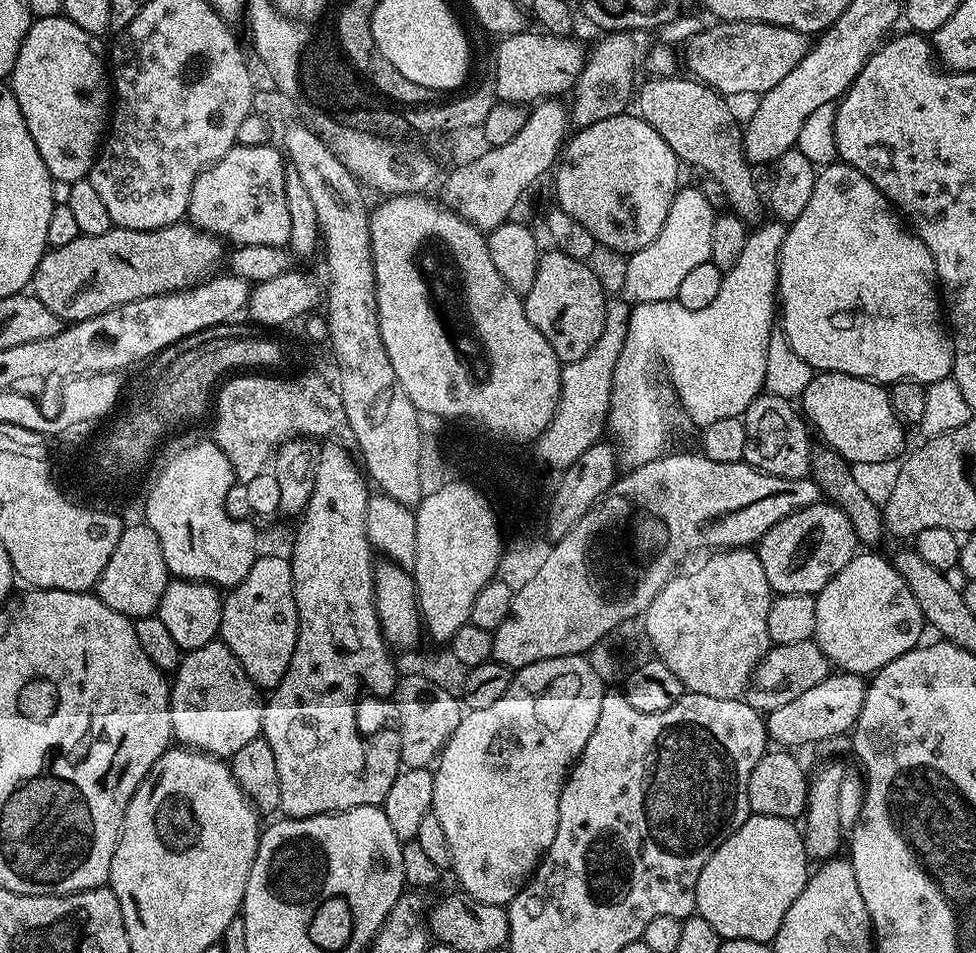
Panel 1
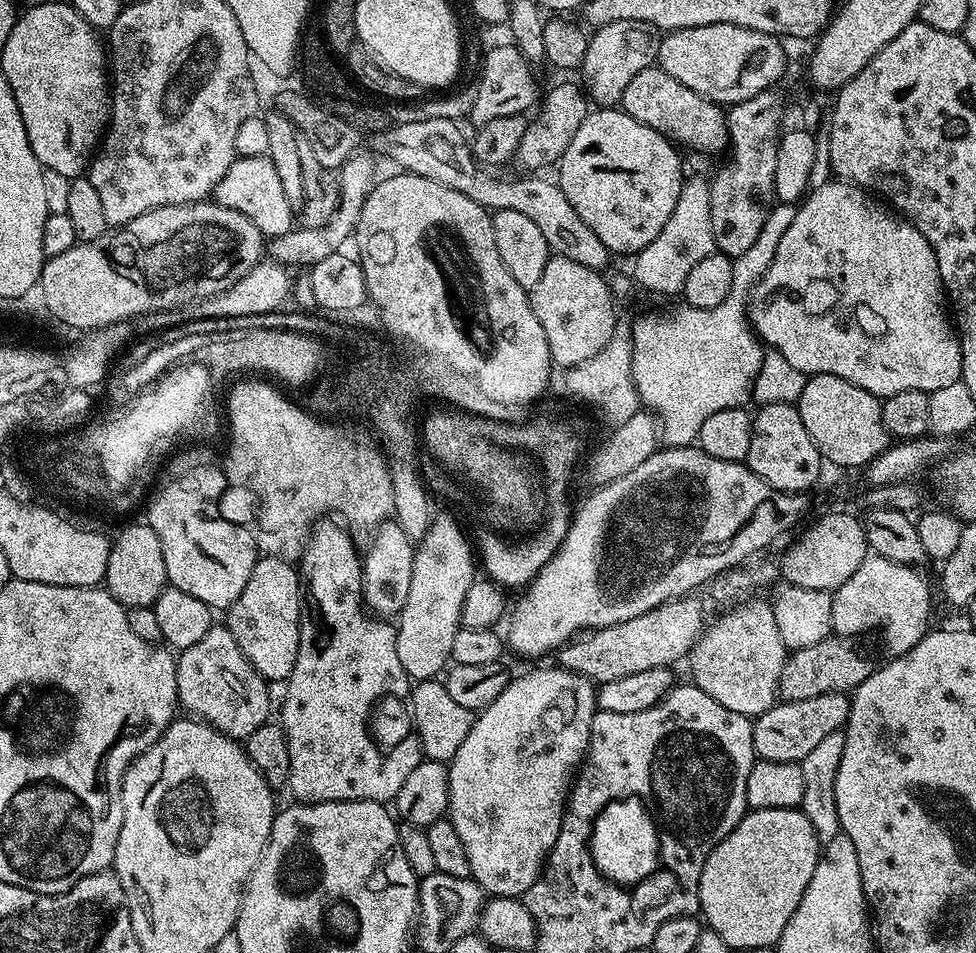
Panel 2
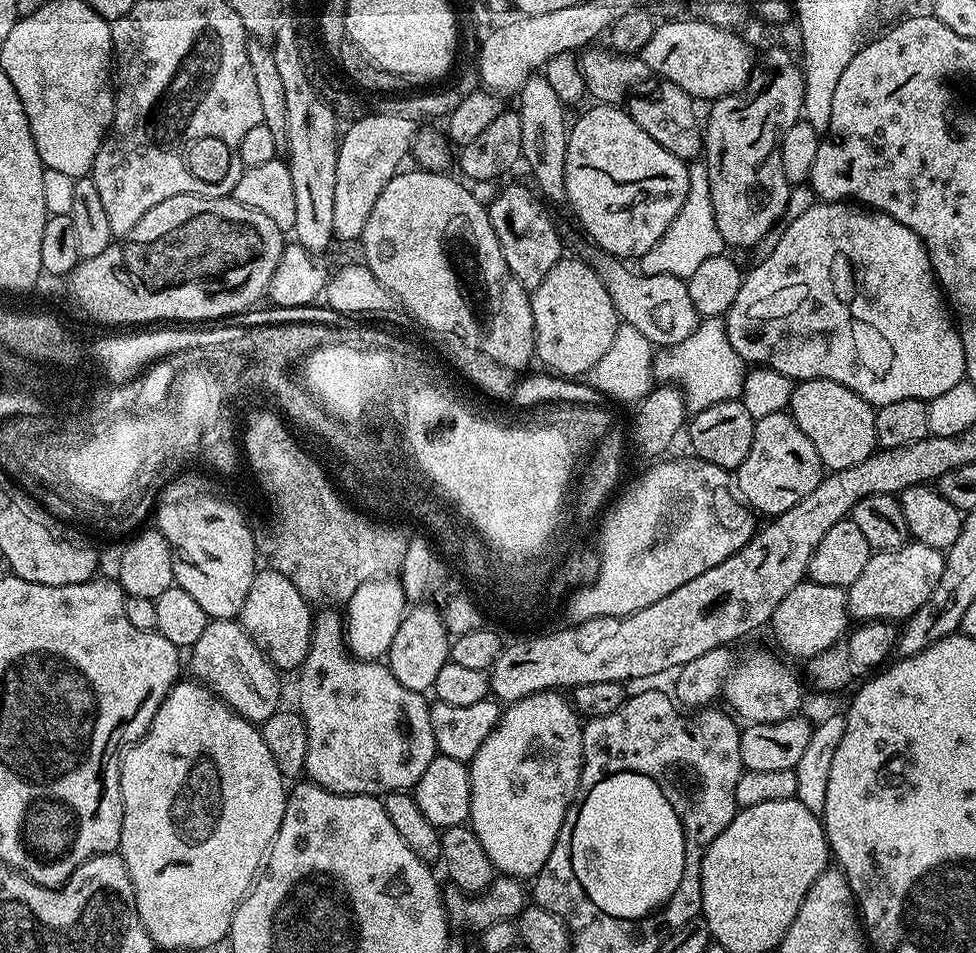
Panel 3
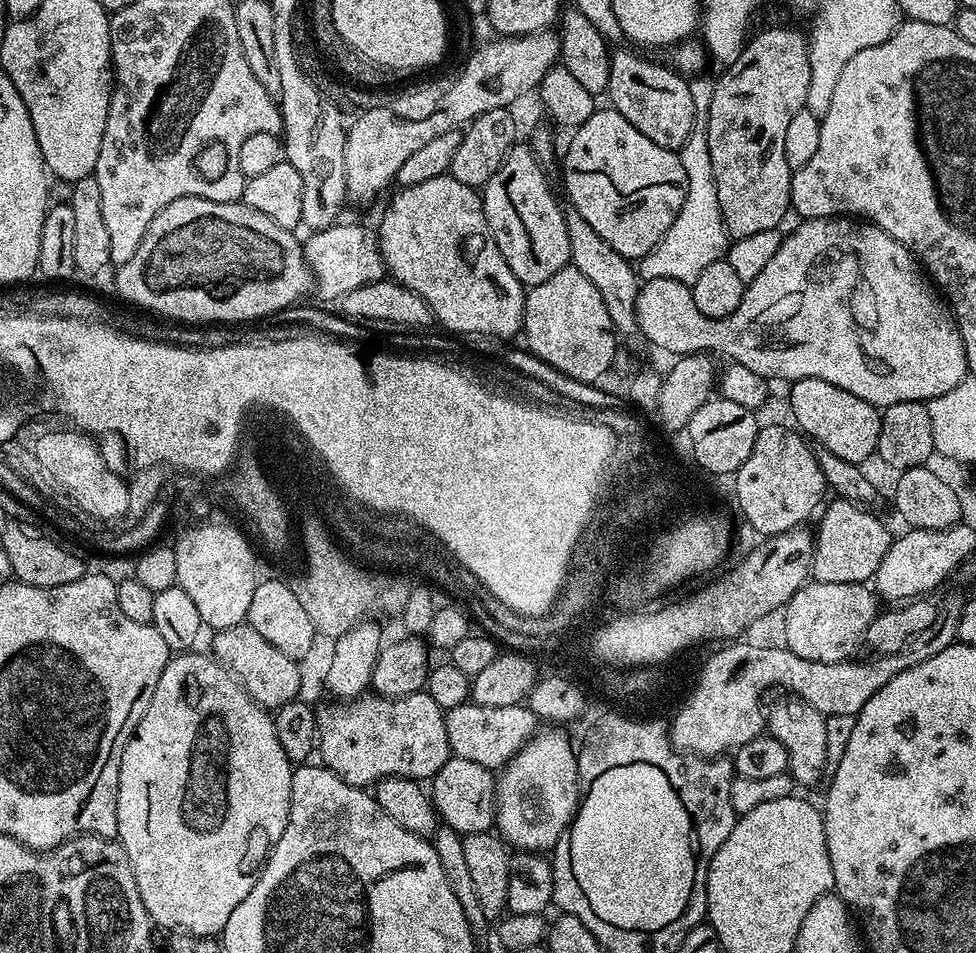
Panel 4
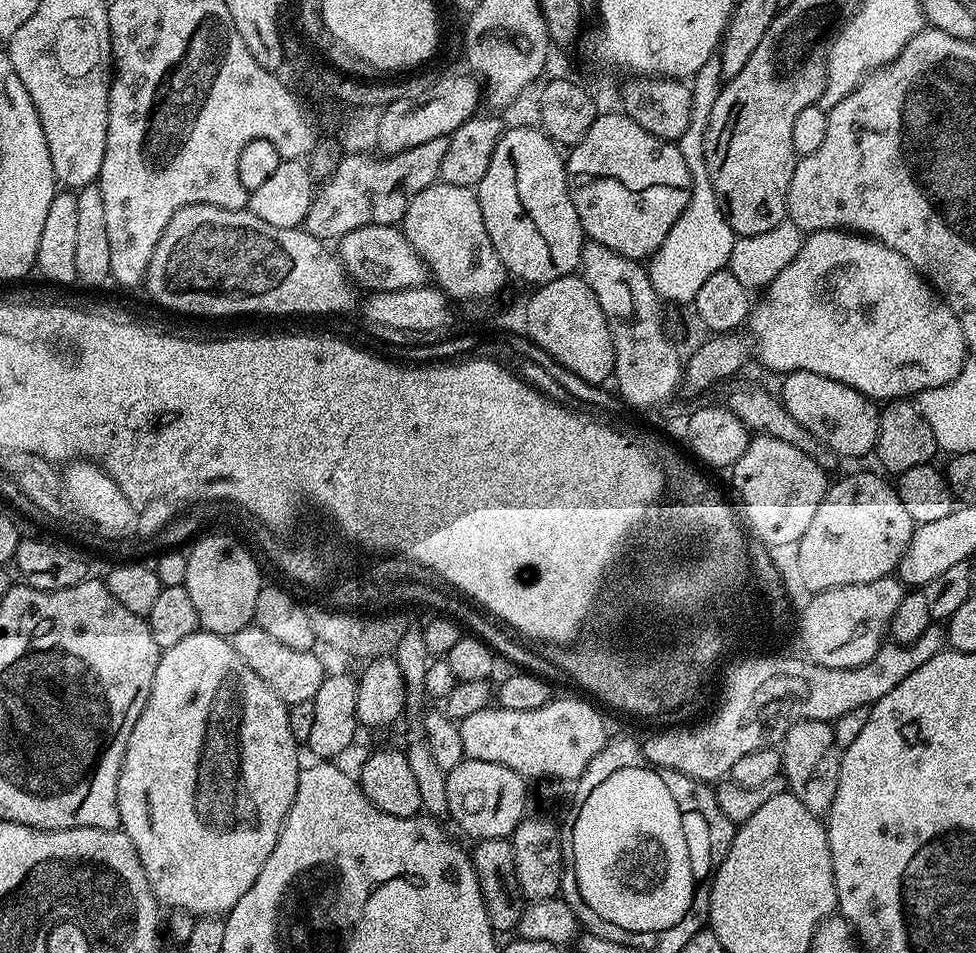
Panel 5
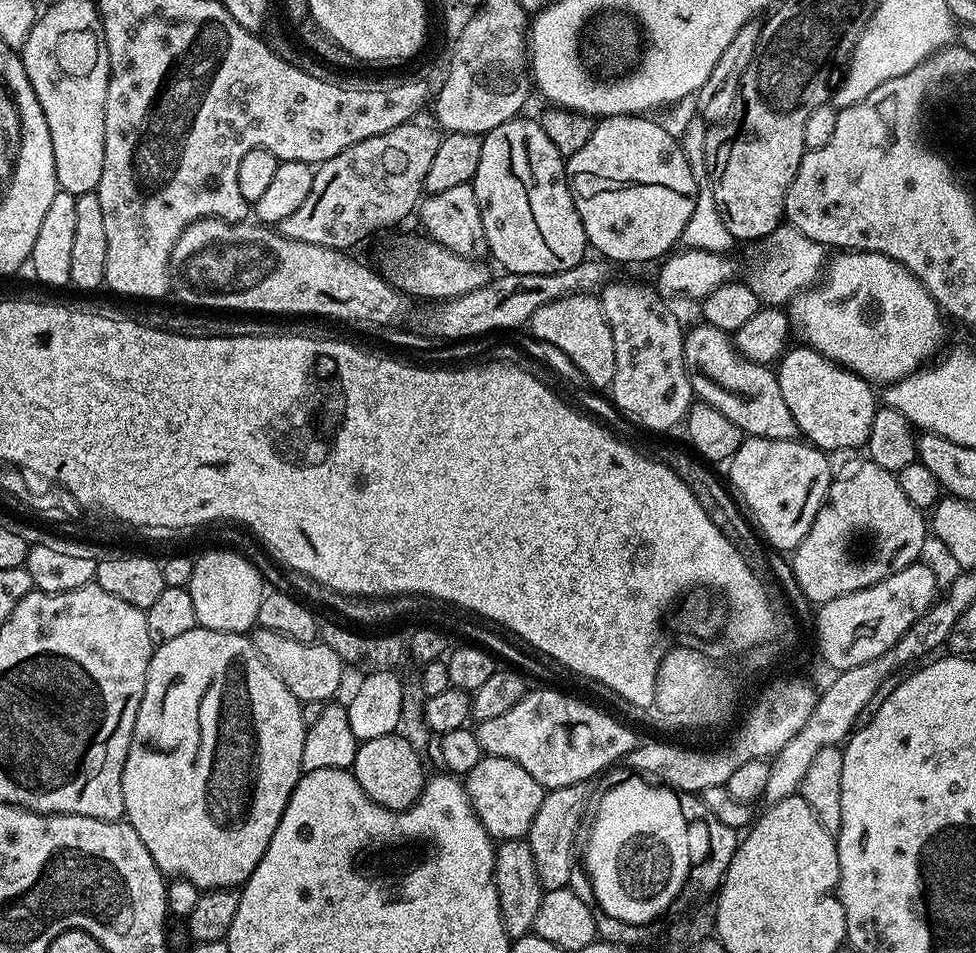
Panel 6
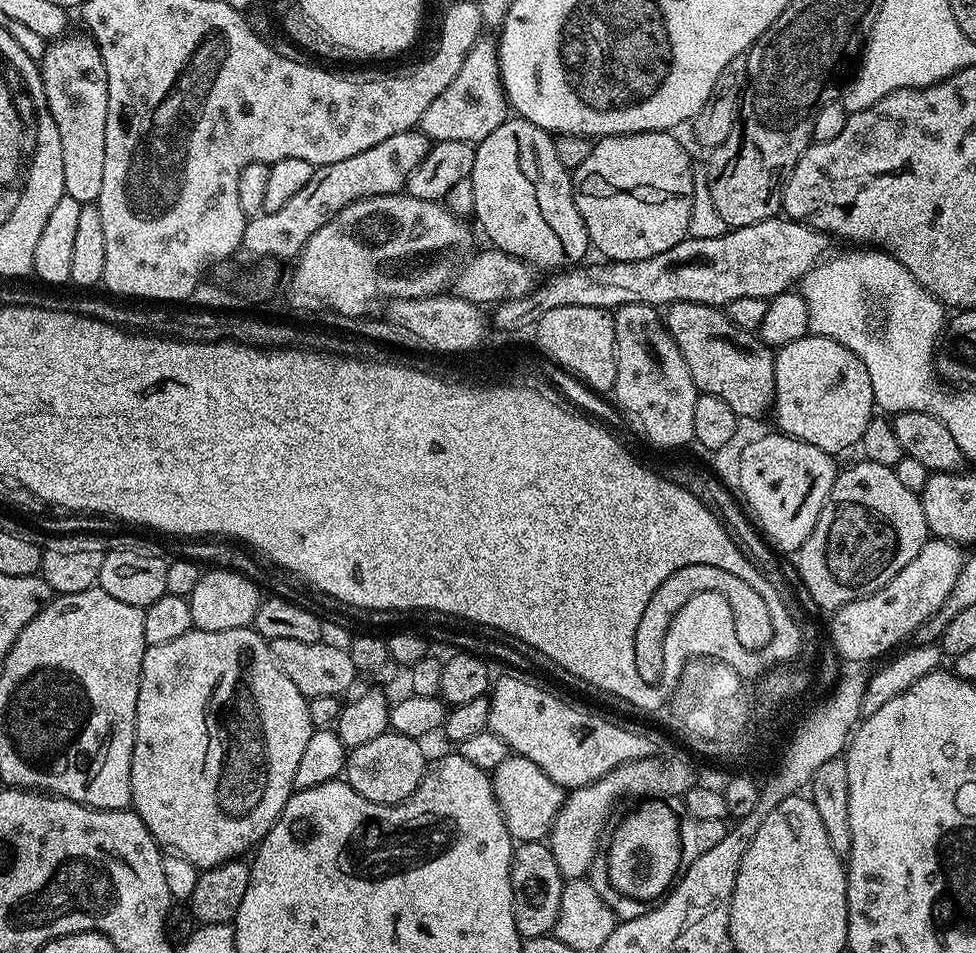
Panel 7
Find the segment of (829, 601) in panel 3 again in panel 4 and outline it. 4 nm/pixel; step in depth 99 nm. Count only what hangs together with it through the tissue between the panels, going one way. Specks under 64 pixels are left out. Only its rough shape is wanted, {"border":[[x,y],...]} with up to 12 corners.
{"border":[[806,582],[782,609],[798,658],[849,659],[878,615],[867,583]]}

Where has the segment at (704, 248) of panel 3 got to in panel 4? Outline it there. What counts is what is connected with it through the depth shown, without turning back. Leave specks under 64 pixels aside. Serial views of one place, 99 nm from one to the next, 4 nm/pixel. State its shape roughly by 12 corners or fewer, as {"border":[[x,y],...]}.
{"border":[[688,80],[693,129],[678,155],[686,202],[638,261],[641,281],[691,286],[730,237],[708,119],[716,80]]}

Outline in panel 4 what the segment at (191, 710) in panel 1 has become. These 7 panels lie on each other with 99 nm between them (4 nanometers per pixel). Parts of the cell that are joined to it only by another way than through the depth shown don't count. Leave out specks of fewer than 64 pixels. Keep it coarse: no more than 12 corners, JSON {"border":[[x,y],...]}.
{"border":[[247,622],[219,629],[211,655],[269,710],[300,693],[295,659]]}

